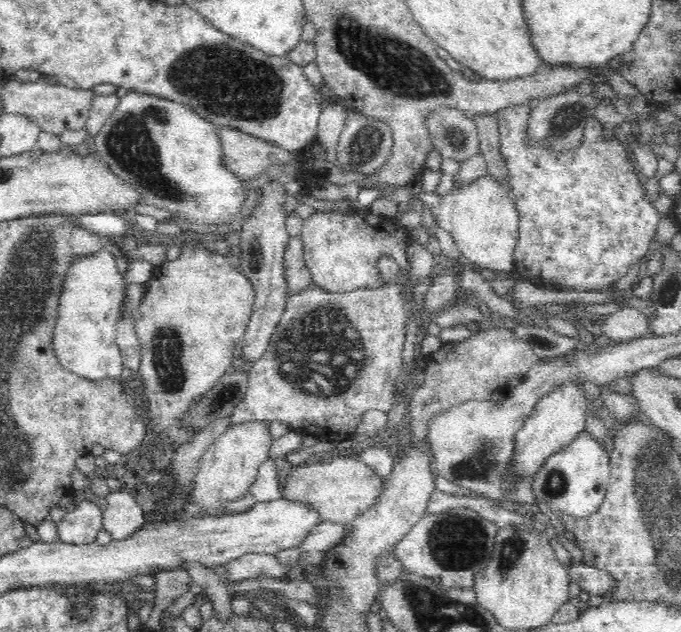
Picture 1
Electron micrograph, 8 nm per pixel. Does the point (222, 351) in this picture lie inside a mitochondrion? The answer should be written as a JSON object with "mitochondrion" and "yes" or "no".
{"mitochondrion":"no"}

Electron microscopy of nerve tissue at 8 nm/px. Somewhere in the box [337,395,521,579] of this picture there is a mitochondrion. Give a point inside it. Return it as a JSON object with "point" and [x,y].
{"point":[454,542]}

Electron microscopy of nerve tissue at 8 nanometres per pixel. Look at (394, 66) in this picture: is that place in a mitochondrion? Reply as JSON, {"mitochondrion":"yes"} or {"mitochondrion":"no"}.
{"mitochondrion":"yes"}

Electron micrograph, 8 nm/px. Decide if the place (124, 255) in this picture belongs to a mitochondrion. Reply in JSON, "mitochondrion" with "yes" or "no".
{"mitochondrion":"no"}

